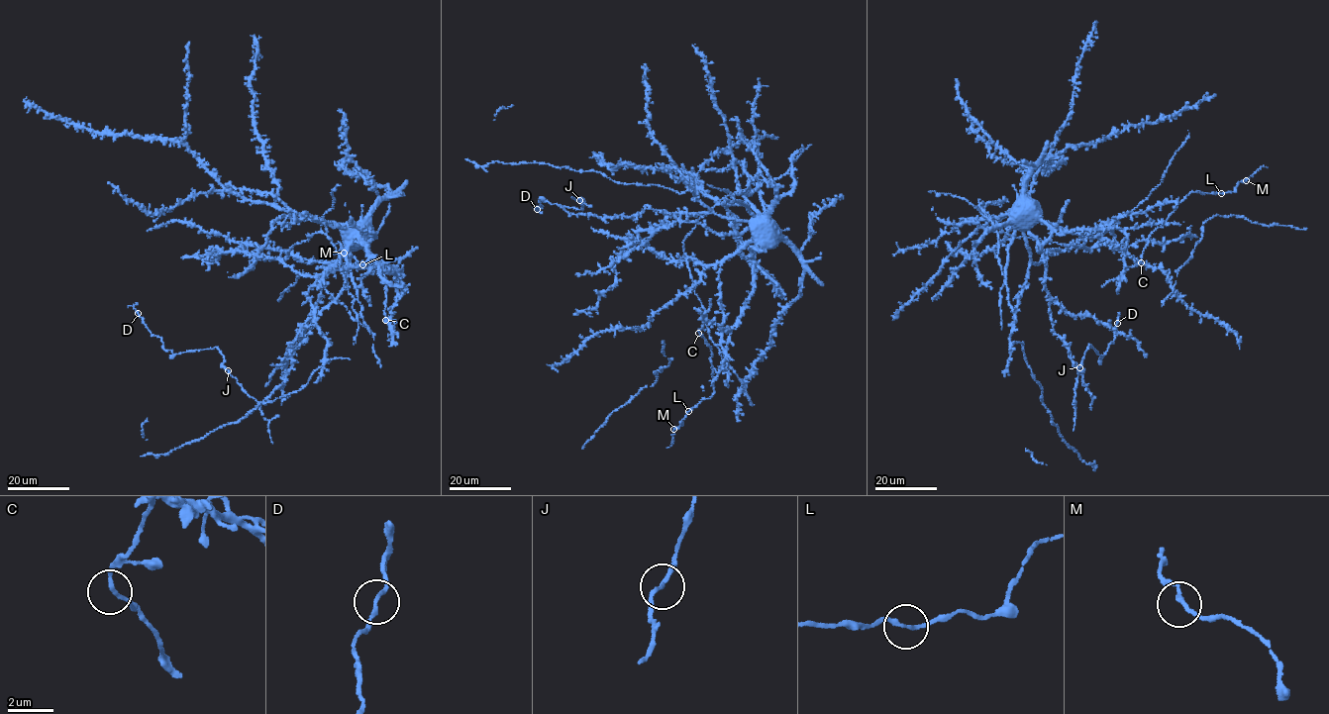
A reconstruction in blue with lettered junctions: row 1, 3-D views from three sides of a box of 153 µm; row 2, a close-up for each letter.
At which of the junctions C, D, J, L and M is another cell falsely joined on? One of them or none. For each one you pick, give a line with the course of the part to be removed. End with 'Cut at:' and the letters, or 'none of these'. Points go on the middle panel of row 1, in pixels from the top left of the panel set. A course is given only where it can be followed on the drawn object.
Cut at: none of these

